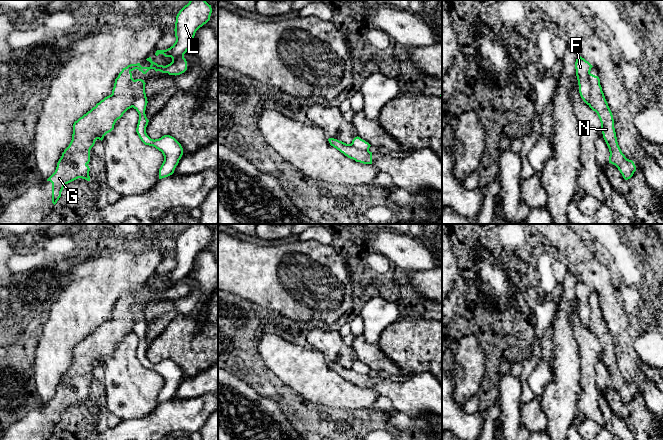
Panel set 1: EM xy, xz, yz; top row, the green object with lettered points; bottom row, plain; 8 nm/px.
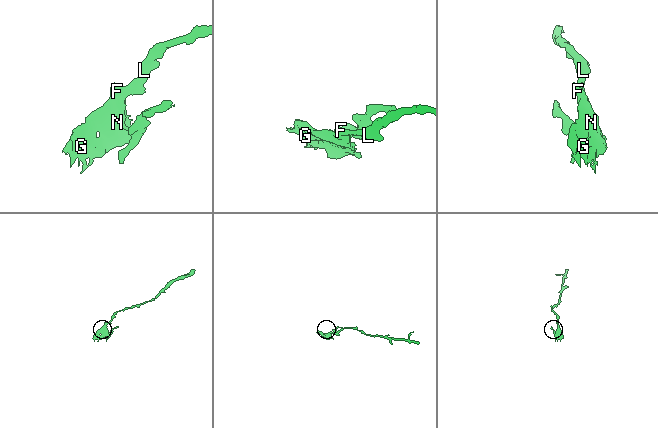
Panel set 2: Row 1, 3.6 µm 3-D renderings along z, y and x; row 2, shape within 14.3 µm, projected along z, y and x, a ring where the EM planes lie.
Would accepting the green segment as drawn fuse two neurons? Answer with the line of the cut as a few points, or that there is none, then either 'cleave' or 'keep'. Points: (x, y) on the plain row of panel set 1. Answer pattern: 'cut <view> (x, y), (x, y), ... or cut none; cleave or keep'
cut yz (590, 297), (589, 324), (587, 328); cleave

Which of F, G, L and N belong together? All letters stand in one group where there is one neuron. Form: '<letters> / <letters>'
F L / G N

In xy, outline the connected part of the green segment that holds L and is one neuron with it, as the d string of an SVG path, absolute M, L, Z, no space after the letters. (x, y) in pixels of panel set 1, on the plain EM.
M190 224L177 238L175 246L175 267L166 274L157 274L155 279L163 278L171 281L172 286L166 290L153 286L151 281L146 284L151 287L149 291L142 291L140 287L130 288L123 294L138 293L146 298L150 293L156 296L168 297L169 299L180 299L187 294L187 285L184 278L190 272L196 255L210 244L212 237L211 229L205 224Z

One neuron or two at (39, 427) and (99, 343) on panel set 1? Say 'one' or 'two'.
one

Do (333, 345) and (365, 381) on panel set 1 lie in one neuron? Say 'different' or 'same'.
different

